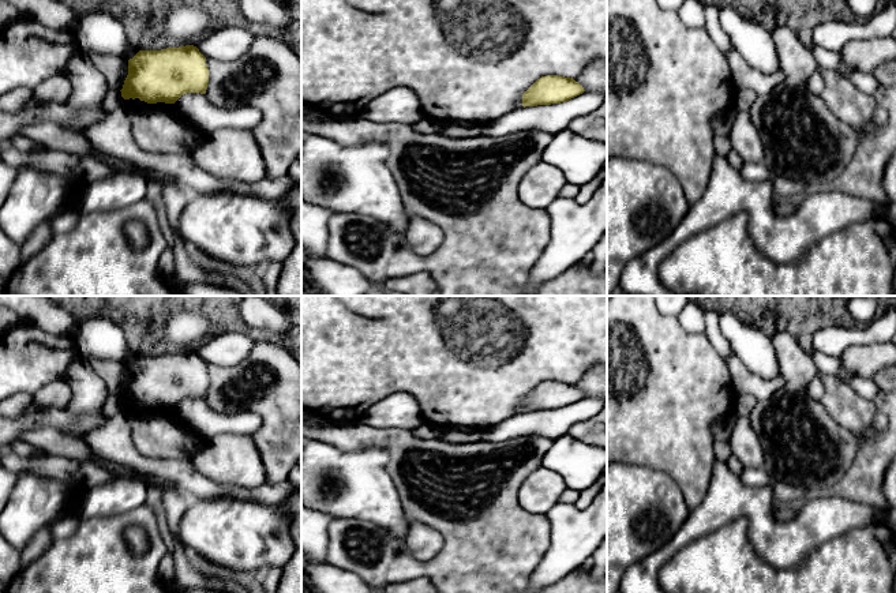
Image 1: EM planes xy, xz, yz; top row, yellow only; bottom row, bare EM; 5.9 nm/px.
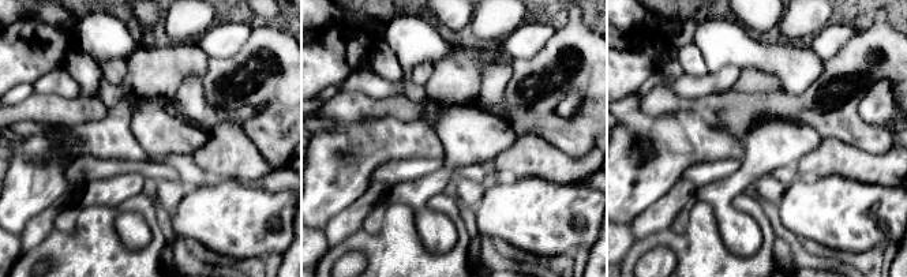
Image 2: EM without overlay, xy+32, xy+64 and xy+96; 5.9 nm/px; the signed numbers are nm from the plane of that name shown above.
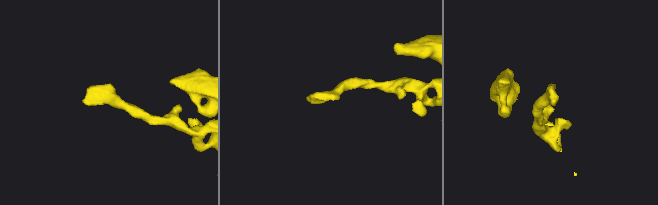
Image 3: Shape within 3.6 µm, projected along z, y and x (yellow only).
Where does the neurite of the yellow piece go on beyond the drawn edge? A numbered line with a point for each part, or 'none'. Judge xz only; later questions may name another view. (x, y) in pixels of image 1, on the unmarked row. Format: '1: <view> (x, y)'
none

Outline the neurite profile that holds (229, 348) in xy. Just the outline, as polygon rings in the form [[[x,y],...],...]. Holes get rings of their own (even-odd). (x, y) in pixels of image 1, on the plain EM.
[[[226,330],[220,335],[214,335],[196,353],[205,363],[232,367],[250,356],[255,342],[256,335],[248,331]]]

